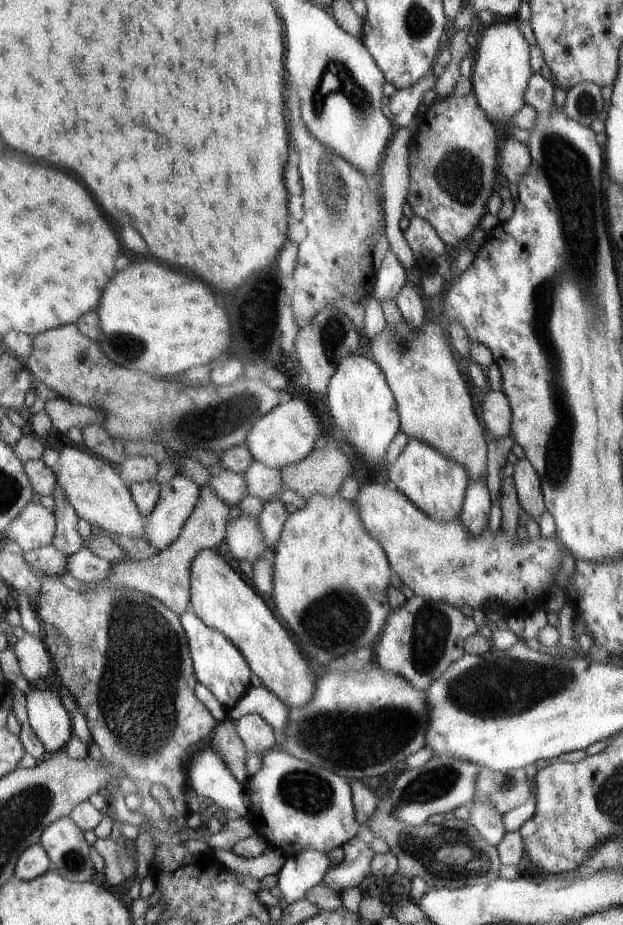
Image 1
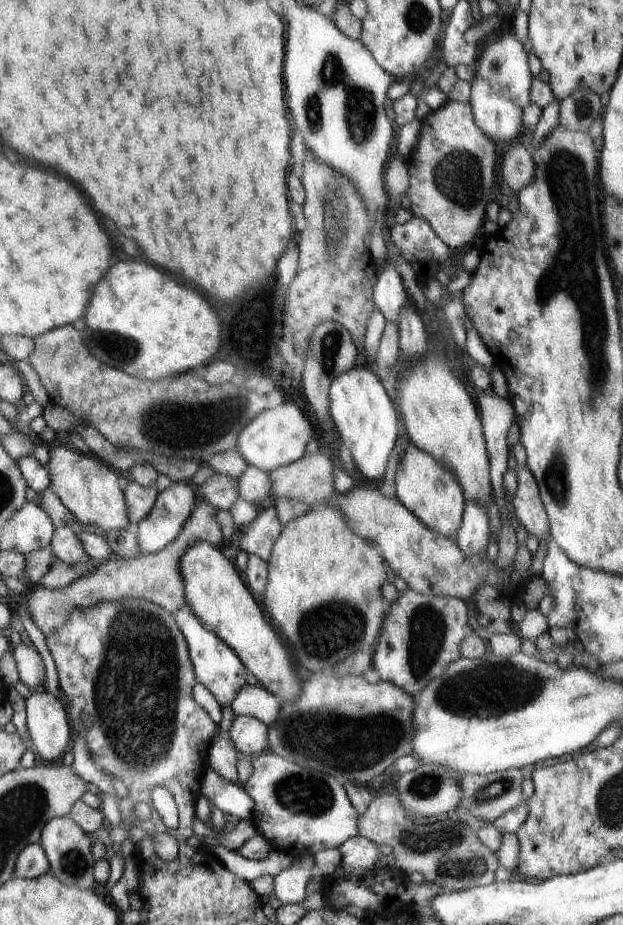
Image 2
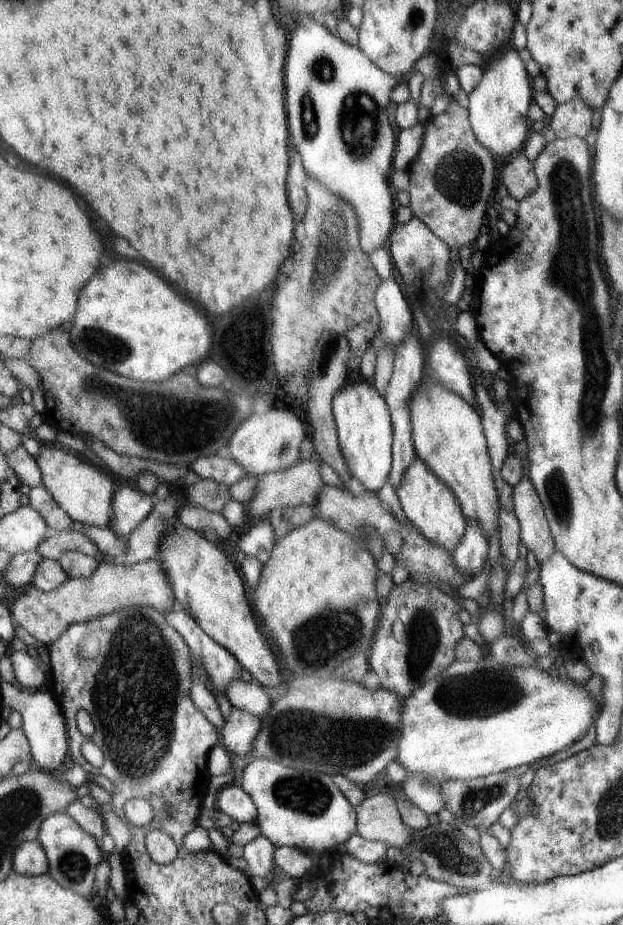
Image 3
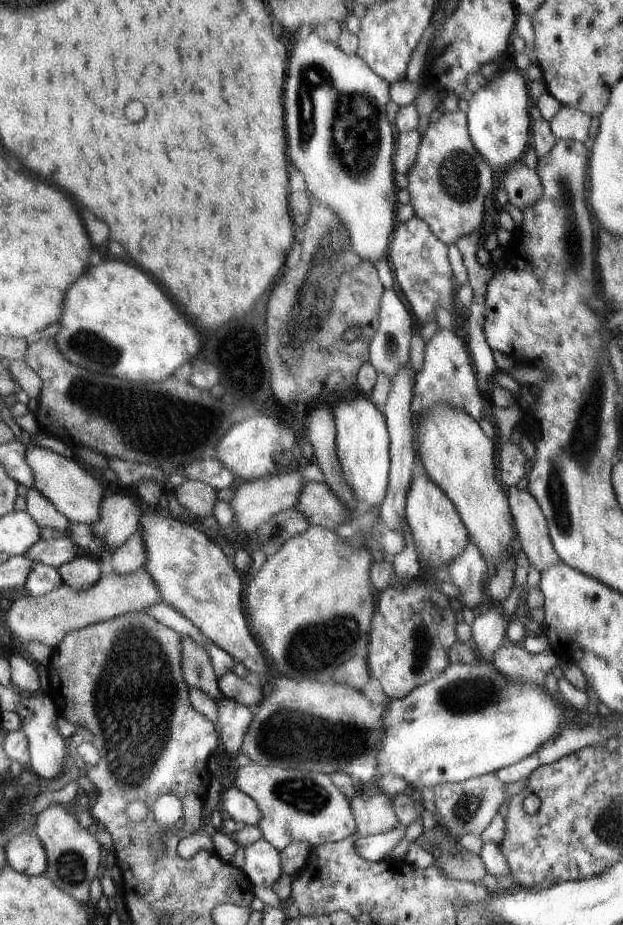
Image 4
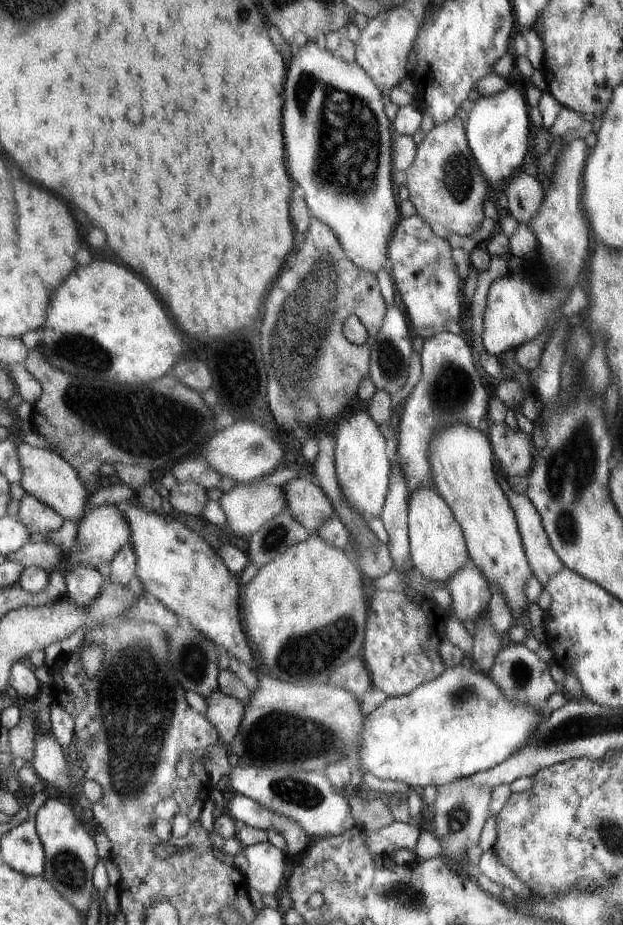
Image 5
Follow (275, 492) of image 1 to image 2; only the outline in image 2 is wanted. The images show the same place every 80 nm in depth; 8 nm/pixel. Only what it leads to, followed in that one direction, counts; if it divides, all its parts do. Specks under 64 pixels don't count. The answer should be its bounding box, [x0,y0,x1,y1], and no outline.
[237,466,270,508]

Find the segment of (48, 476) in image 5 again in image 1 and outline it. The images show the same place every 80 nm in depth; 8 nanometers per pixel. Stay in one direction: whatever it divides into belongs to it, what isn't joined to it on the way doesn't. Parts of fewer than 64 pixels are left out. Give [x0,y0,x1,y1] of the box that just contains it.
[54,446,145,538]

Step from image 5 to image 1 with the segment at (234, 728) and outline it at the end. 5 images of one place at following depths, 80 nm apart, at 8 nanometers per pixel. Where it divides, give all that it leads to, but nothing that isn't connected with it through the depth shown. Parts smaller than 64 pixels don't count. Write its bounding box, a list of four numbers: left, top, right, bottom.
[234,715,279,756]

